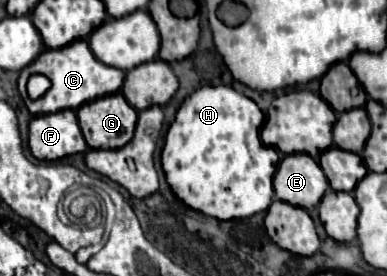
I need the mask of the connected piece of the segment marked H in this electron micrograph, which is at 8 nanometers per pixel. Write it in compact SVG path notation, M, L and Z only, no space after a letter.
M226 85L200 87L186 97L162 149L162 169L176 197L222 221L266 211L274 197L272 177L280 155L260 139L264 121L266 115L252 99Z

